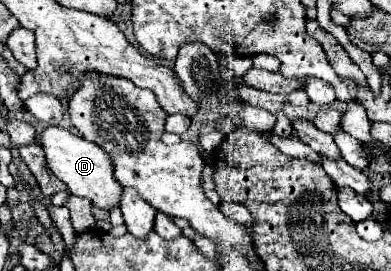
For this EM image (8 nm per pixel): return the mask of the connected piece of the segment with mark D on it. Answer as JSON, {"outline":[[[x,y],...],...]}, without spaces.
{"outline":[[[45,127],[41,133],[41,147],[47,157],[49,169],[55,173],[57,179],[61,179],[71,195],[87,197],[95,207],[99,209],[113,209],[119,205],[119,189],[121,185],[115,181],[111,171],[111,159],[107,159],[107,153],[99,149],[99,145],[83,139],[81,135],[73,135],[65,127]]]}

